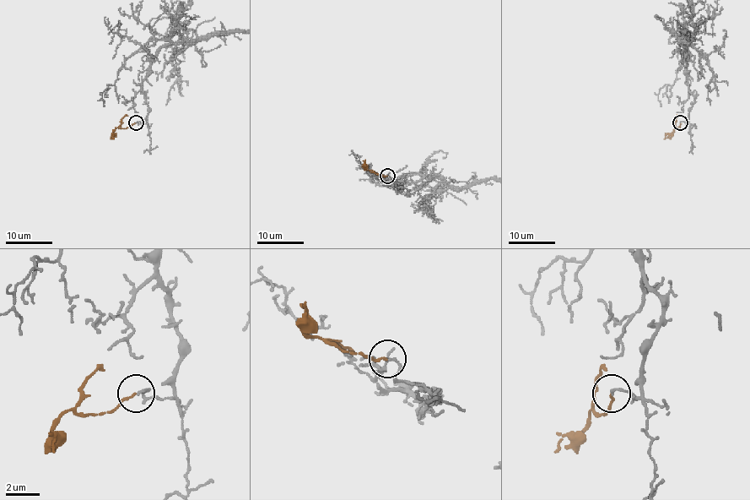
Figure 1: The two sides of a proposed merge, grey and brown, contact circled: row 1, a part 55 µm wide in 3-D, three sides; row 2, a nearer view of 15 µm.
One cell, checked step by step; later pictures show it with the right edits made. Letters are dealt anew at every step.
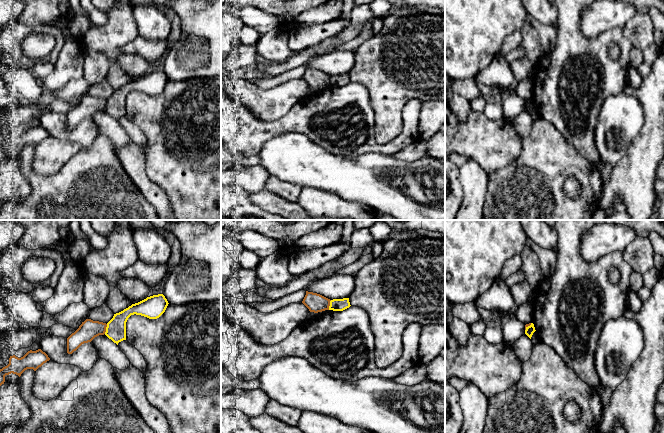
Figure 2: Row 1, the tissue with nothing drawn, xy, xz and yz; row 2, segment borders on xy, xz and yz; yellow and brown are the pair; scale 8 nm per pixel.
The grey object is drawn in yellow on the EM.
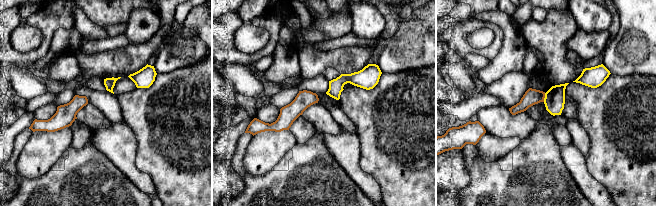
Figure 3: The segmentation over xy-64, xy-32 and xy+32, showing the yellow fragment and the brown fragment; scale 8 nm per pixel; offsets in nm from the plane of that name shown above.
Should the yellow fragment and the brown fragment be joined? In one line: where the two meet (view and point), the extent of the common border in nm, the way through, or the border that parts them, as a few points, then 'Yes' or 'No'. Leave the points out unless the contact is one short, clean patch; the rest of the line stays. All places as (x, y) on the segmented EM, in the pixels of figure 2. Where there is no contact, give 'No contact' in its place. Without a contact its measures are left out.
Touches yellow at xy (106, 329). Shared border 80 nm. Boundary: xy (107, 324), (104, 333). No

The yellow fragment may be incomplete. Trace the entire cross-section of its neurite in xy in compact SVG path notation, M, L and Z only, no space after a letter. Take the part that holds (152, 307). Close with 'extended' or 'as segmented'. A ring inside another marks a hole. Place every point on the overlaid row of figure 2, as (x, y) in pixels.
M163 294L153 295L132 304L123 311L114 314L107 323L105 335L118 345L126 340L126 322L131 315L141 315L149 319L159 318L166 310L168 301Z | as segmented

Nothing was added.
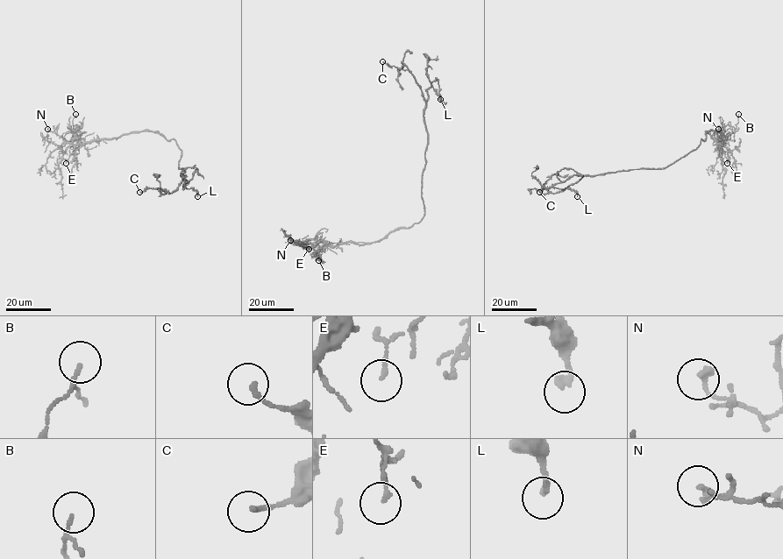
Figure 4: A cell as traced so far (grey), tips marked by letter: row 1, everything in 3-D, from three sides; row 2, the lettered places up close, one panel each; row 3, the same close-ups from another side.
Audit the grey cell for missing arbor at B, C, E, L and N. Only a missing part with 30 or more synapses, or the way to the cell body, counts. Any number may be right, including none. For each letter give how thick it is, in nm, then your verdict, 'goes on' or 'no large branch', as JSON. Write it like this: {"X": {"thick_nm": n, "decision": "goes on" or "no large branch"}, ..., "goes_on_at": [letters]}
{"B": {"thick_nm": 100, "decision": "no large branch"}, "C": {"thick_nm": 170, "decision": "no large branch"}, "E": {"thick_nm": 160, "decision": "no large branch"}, "L": {"thick_nm": 200, "decision": "no large branch"}, "N": {"thick_nm": 190, "decision": "no large branch"}, "goes_on_at": []}

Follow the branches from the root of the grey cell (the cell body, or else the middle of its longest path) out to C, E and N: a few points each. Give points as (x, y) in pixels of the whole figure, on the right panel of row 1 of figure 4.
C: (686, 154), (662, 168), (629, 169), (584, 175), (559, 192), (548, 193), (544, 187), (539, 192)
E: (686, 154), (705, 140), (708, 130), (718, 131), (723, 142), (718, 148), (727, 163)
N: (686, 154), (705, 140), (708, 130), (718, 131), (723, 142), (719, 144), (727, 138), (718, 129)

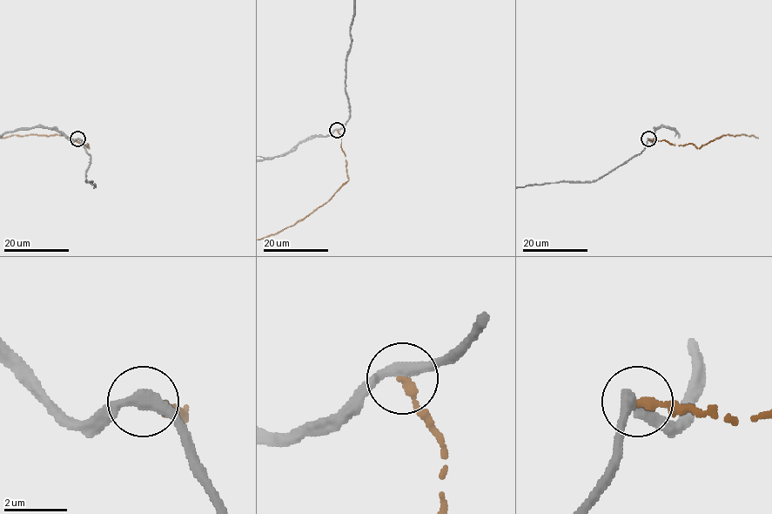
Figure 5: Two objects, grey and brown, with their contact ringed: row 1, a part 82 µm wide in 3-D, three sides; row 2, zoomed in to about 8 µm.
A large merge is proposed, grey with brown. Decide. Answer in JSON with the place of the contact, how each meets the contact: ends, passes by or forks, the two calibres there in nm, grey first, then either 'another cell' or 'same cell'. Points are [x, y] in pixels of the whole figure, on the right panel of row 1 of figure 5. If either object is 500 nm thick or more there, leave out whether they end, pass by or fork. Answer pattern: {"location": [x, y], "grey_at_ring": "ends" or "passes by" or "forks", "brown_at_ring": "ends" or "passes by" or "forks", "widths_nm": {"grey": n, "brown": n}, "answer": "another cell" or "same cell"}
{"location": [648, 138], "grey_at_ring": "passes by", "brown_at_ring": "ends", "widths_nm": {"grey": 400, "brown": 280}, "answer": "same cell"}

